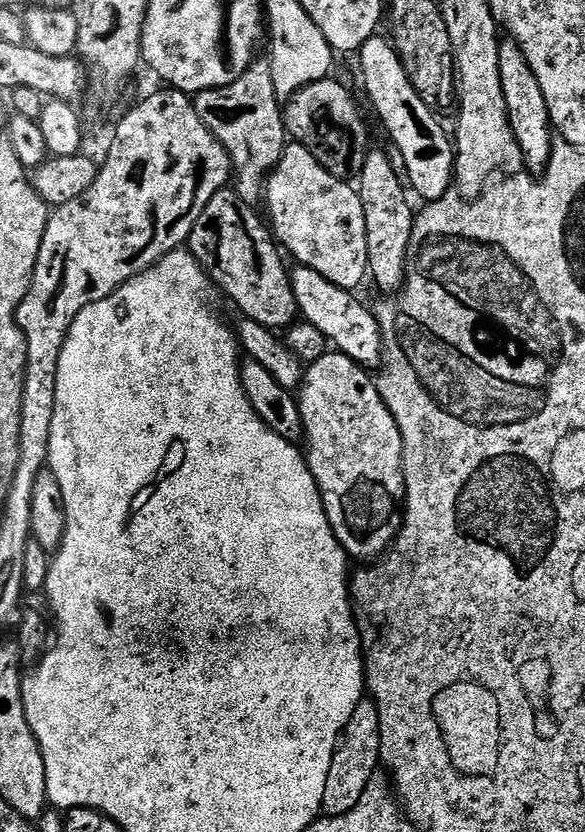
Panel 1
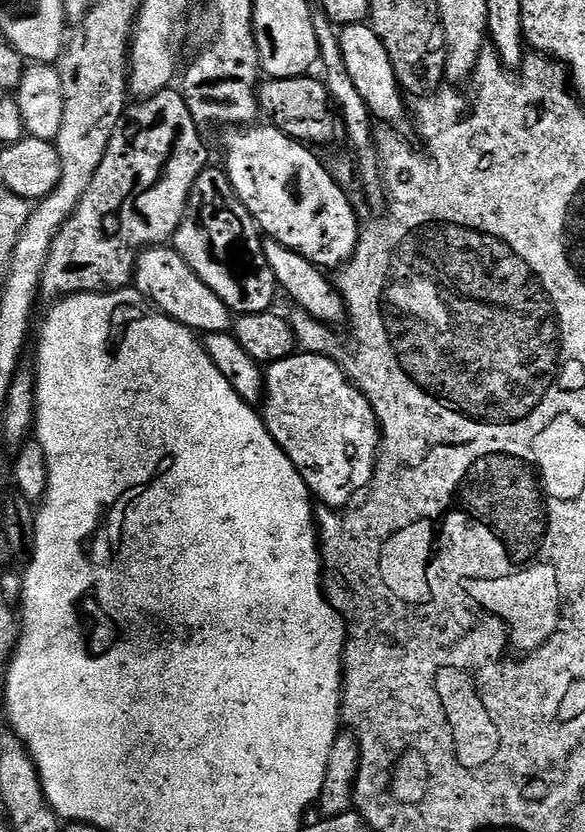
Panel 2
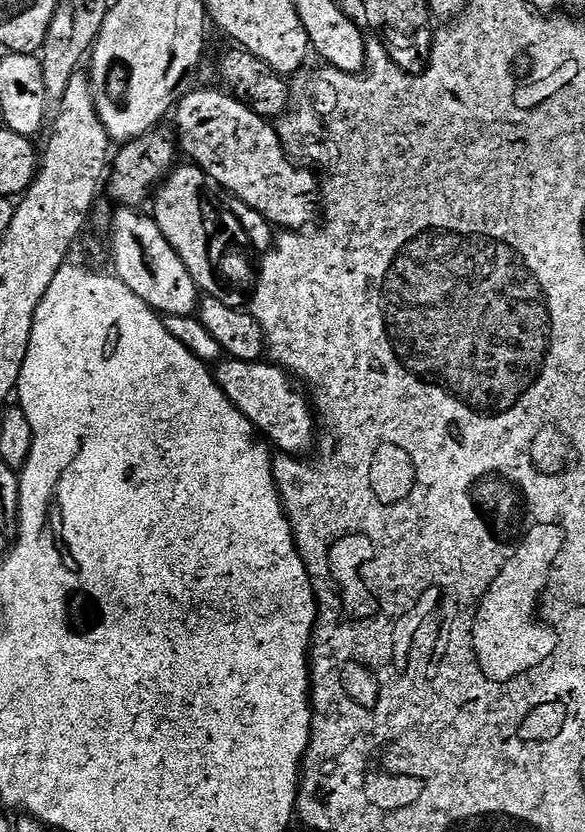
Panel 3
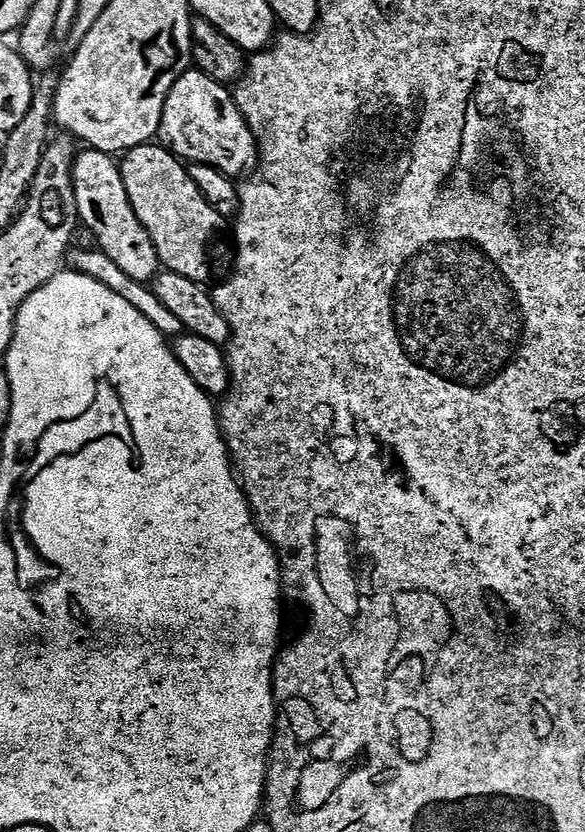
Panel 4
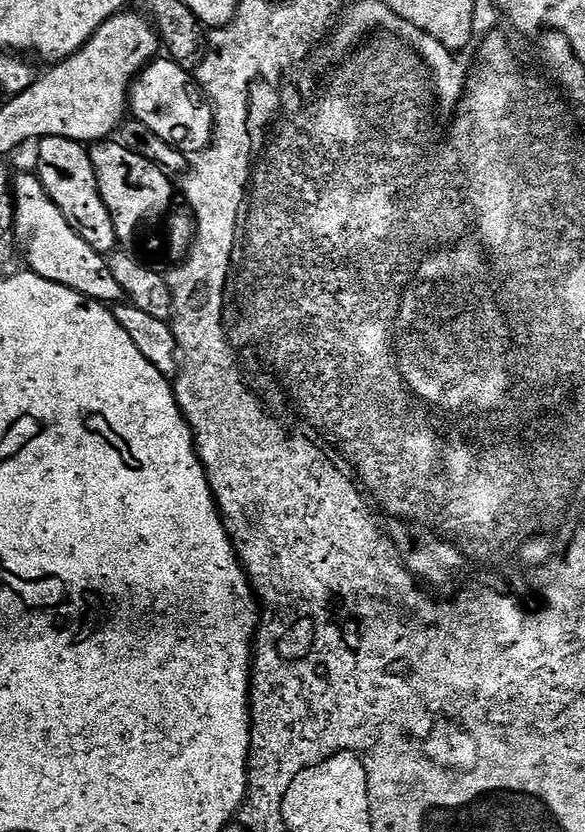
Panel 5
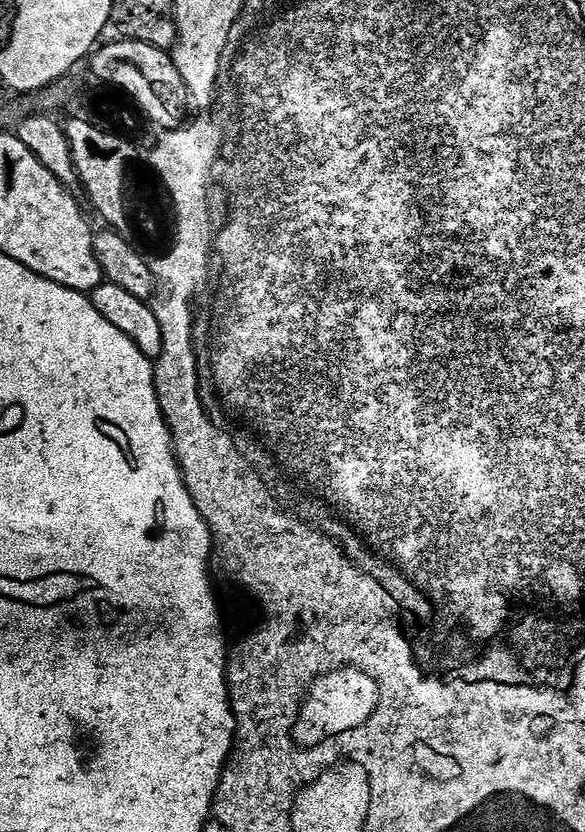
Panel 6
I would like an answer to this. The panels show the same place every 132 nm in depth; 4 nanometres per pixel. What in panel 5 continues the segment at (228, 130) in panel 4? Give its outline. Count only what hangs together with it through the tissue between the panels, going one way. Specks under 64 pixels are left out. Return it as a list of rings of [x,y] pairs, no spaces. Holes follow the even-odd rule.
[[[157,58],[136,77],[130,89],[130,112],[136,115],[152,136],[162,138],[162,142],[170,142],[185,154],[199,154],[204,151],[216,135],[216,114],[206,99],[201,87],[196,83],[193,73],[189,69],[178,66],[170,58]]]

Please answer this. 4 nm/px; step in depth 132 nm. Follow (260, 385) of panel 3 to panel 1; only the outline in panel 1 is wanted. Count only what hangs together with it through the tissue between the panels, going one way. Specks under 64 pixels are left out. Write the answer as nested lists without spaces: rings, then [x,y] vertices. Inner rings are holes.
[[[335,350],[325,351],[323,356],[319,356],[317,360],[311,361],[307,365],[306,371],[302,376],[302,383],[298,389],[298,403],[300,405],[300,417],[304,423],[303,439],[308,440],[308,448],[306,447],[306,459],[308,468],[314,474],[316,484],[320,488],[320,497],[324,503],[326,510],[326,518],[330,522],[330,526],[334,530],[334,534],[338,538],[338,542],[348,553],[353,561],[364,560],[360,562],[372,562],[377,558],[383,557],[388,549],[396,543],[396,537],[400,535],[400,530],[404,522],[404,443],[402,442],[402,434],[398,430],[398,422],[394,418],[394,414],[390,414],[390,410],[386,406],[386,402],[382,398],[377,381],[370,377],[369,369],[354,363],[344,353]]]

